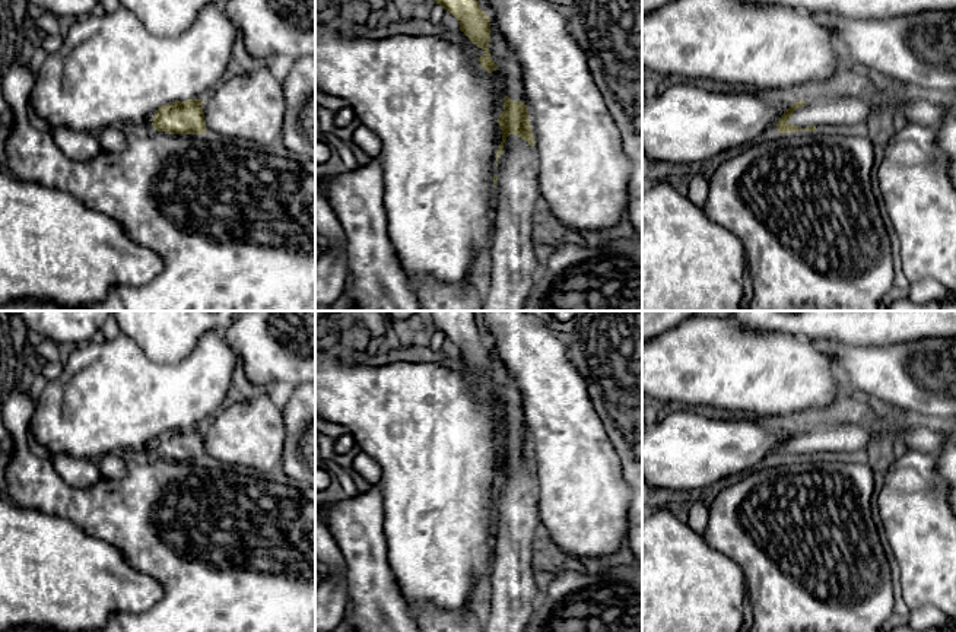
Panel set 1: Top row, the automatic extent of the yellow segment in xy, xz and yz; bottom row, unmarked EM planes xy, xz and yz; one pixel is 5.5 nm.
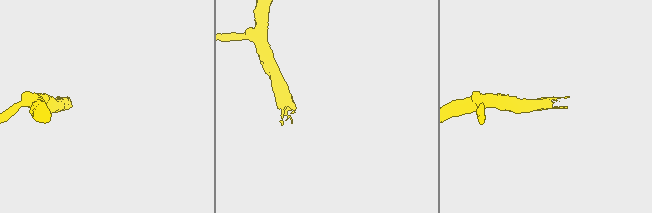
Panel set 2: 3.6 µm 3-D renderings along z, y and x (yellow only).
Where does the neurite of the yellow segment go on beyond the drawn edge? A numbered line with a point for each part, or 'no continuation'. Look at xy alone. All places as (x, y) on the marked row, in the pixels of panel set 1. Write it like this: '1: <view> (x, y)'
no continuation

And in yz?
1: yz (848, 110)

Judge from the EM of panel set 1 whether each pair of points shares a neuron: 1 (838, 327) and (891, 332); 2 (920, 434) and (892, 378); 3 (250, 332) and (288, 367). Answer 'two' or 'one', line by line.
1: one
2: two
3: one

